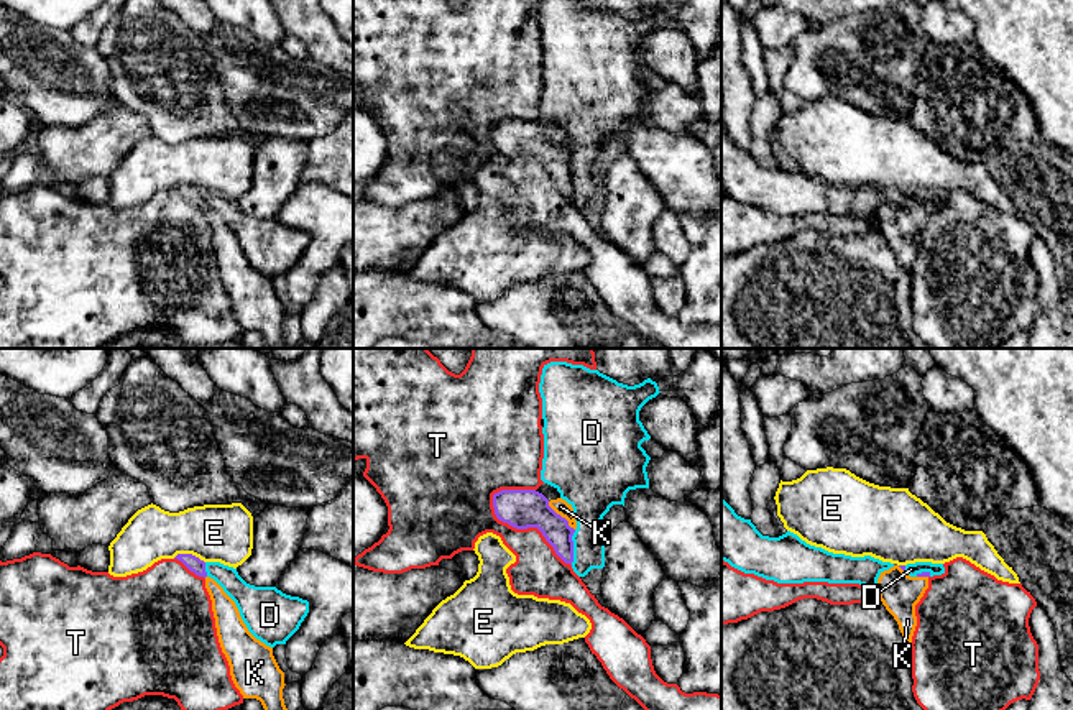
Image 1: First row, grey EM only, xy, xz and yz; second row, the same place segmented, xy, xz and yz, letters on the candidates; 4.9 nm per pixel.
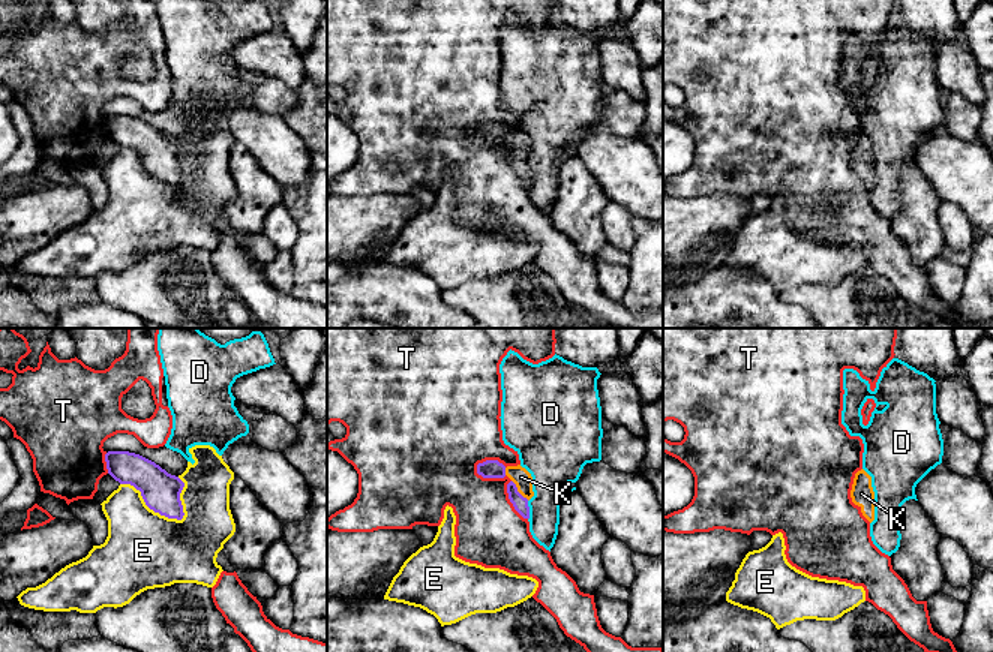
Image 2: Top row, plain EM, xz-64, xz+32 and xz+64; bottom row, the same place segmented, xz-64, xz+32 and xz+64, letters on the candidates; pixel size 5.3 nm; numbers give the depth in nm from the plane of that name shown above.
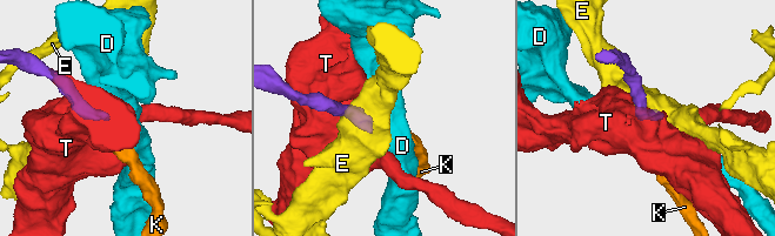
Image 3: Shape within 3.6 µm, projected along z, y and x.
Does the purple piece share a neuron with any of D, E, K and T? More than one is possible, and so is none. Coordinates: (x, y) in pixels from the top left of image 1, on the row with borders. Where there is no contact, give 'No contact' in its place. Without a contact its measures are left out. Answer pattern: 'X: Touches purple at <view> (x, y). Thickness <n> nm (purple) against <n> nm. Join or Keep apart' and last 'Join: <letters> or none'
D: Touches purple at xz (572, 548). Thickness 140 nm (purple) against 190 nm. Keep apart
E: Touches purple at xy (189, 554). Thickness 80 nm (purple) against 280 nm. Keep apart
K: Touches purple at xz (559, 515). Thickness 190 nm (purple) against 80 nm. Join
T: Touches purple at xz (526, 528). Thickness 190 nm (purple) against 240 nm. Keep apart
Join: K

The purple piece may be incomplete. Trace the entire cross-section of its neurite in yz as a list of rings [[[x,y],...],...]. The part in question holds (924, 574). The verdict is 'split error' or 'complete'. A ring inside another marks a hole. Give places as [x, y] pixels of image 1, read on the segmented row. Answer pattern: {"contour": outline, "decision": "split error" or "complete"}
{"contour": [[[894,565],[881,572],[877,579],[879,600],[894,616],[902,636],[912,643],[917,626],[915,605],[928,588],[930,572],[910,577],[905,574],[905,565]]], "decision": "split error"}

